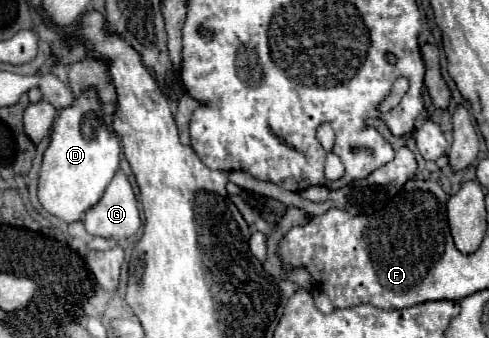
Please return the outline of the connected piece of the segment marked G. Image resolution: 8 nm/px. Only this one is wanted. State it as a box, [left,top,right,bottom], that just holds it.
[85,172,141,240]

